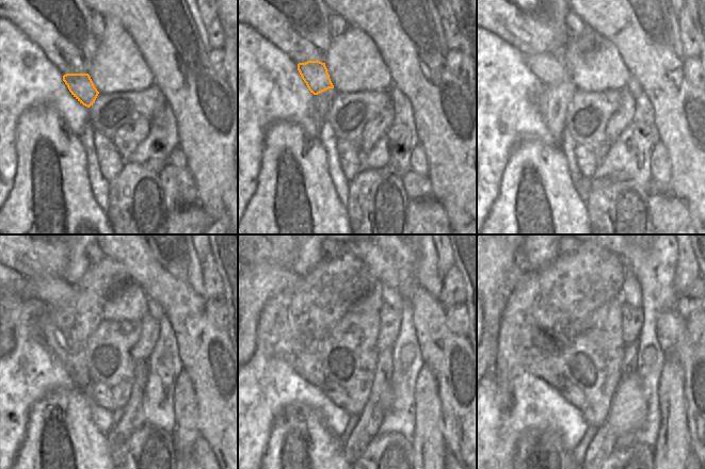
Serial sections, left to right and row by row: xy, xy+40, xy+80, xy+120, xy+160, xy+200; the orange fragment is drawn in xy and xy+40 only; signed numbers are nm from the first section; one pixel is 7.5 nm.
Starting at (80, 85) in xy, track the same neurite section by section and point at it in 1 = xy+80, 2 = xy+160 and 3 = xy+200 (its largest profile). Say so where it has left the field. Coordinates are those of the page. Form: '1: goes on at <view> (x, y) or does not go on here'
1: goes on at xy+80 (549, 68)
2: goes on at xy+160 (260, 281)
3: goes on at xy+200 (498, 269)

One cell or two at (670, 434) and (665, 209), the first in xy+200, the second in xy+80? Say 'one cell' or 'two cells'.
two cells

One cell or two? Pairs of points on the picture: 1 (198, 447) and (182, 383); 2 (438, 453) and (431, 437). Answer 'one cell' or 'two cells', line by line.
1: two cells
2: two cells

